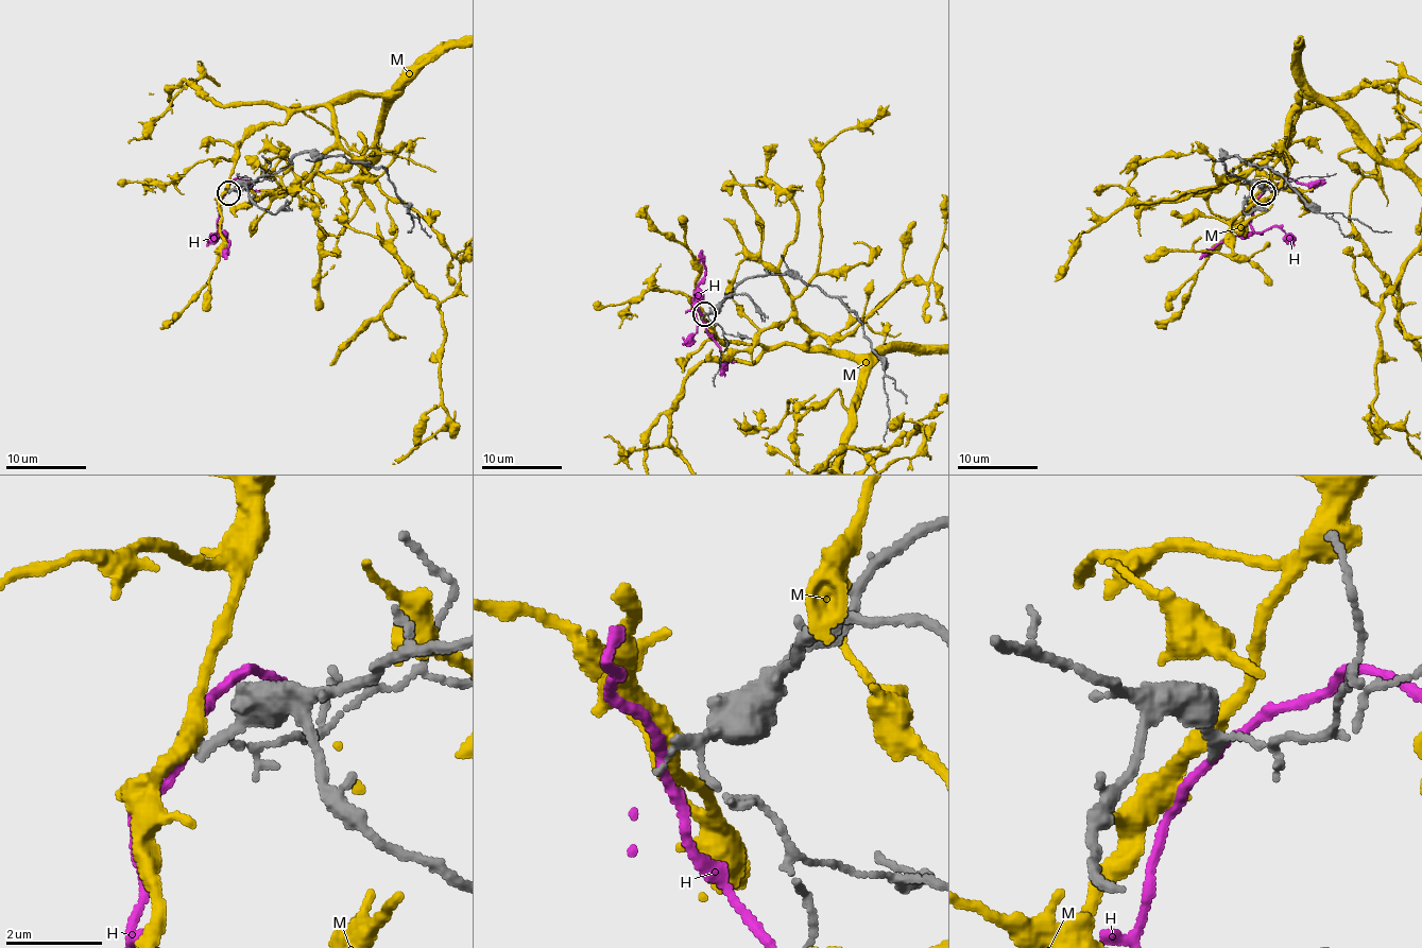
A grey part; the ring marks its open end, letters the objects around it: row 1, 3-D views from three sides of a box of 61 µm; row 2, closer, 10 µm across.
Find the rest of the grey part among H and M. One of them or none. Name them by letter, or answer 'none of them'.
none of them

